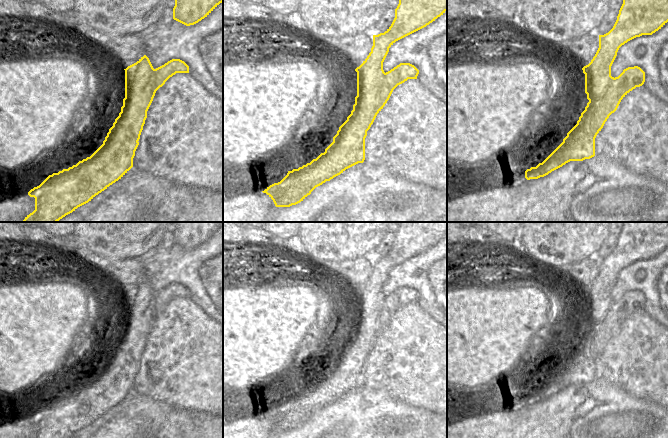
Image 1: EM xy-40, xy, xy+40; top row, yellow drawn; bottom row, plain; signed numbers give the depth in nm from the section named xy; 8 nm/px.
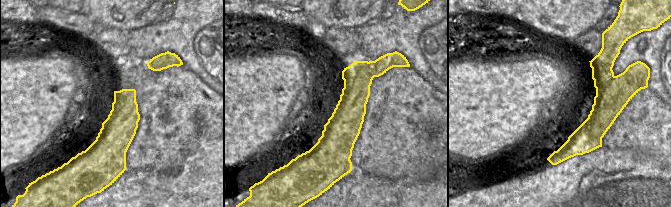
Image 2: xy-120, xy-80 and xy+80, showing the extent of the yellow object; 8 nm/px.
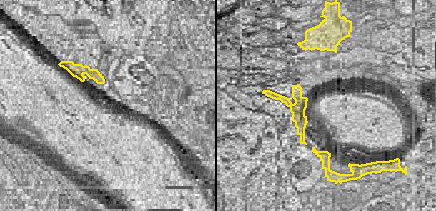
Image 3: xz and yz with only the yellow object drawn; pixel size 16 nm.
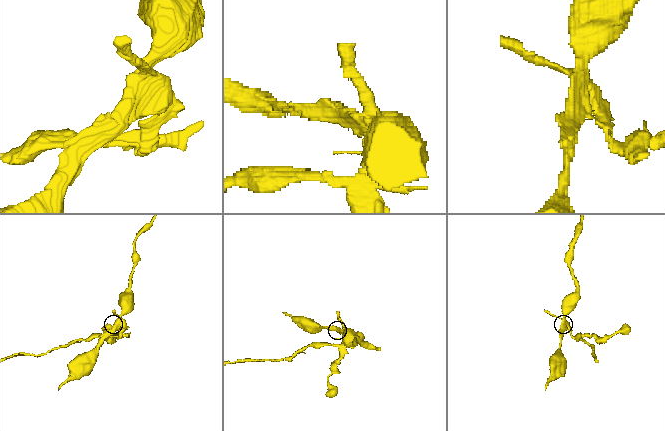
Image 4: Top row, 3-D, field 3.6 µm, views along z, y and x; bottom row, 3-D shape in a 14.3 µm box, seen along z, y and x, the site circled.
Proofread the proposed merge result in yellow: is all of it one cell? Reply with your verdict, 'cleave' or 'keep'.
cleave

